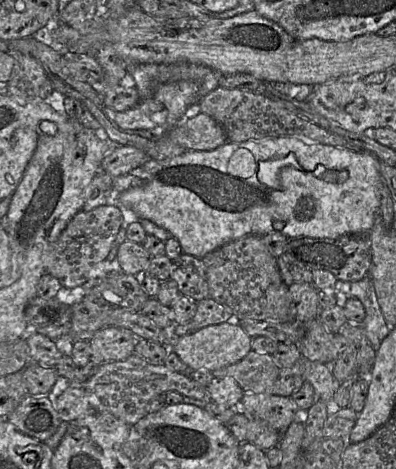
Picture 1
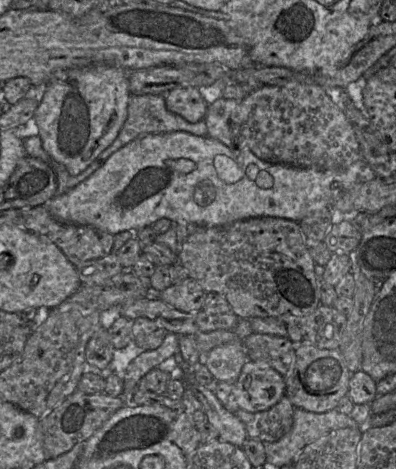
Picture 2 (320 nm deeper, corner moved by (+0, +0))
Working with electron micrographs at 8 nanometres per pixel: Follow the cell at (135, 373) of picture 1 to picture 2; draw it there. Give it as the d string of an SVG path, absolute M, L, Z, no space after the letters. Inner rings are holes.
M286 395L270 409L250 413L232 405L232 411L244 424L248 438L275 442L288 433L293 426L295 407Z

